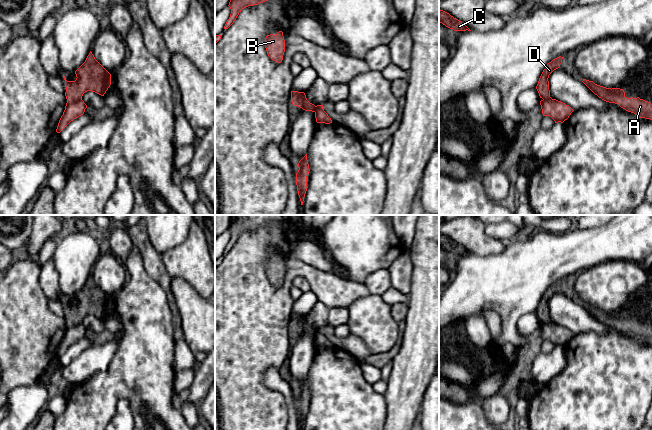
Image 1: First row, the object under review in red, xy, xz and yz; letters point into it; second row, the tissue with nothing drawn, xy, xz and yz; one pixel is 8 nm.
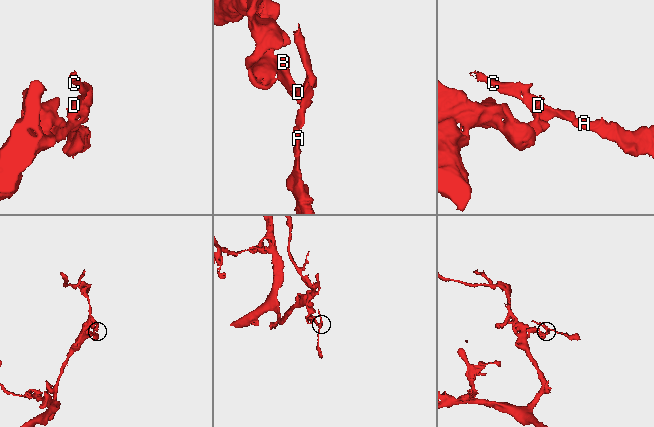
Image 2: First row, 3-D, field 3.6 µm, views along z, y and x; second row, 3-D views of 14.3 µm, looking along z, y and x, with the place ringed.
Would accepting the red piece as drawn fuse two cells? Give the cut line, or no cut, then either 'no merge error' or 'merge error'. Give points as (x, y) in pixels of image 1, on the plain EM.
cut in xz along (299, 319), (301, 324), (295, 329); merge error

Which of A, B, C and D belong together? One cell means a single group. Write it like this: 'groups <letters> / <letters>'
groups A C D / B

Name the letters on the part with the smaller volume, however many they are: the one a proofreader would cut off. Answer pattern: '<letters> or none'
A, C, D

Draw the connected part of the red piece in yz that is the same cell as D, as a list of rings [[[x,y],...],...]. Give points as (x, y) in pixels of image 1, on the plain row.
[[[559,280],[555,283],[553,283],[551,286],[547,288],[545,293],[543,294],[538,308],[536,310],[536,313],[539,317],[540,322],[542,323],[550,323],[550,314],[549,314],[549,299],[556,293],[560,291],[560,288],[562,287],[563,281]]]

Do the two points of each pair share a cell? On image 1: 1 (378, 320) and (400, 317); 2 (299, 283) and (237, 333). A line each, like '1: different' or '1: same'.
1: different
2: different

